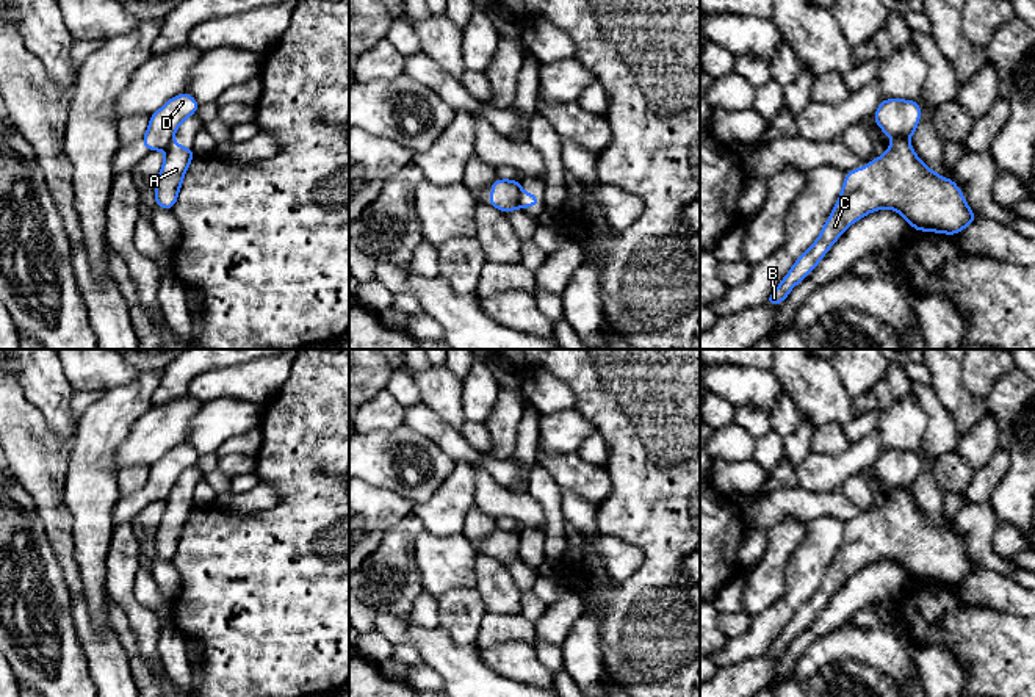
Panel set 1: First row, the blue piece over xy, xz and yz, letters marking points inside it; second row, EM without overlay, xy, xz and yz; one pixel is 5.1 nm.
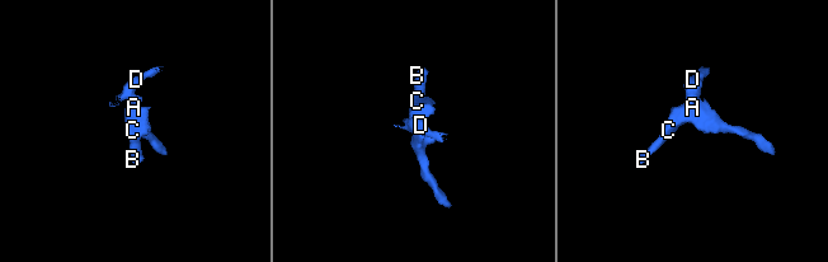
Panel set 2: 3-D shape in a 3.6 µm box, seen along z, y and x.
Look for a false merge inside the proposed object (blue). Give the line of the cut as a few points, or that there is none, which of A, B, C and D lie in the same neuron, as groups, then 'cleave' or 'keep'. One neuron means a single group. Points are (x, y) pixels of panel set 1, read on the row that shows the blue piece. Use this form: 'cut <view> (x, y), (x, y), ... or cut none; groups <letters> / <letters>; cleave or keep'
cut xz (522, 191), (519, 205); groups A B C / D; cleave

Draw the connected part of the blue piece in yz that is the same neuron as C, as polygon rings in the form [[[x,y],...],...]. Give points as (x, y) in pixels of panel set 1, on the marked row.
[[[894,141],[883,157],[846,174],[842,193],[820,235],[764,304],[780,305],[852,222],[880,208],[897,210],[914,230],[947,235],[958,235],[969,222],[980,219],[950,177],[943,179],[927,168],[911,144]]]

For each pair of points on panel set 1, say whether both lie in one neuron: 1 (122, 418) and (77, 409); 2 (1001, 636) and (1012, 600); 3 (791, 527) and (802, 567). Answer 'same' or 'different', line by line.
1: different
2: different
3: different

